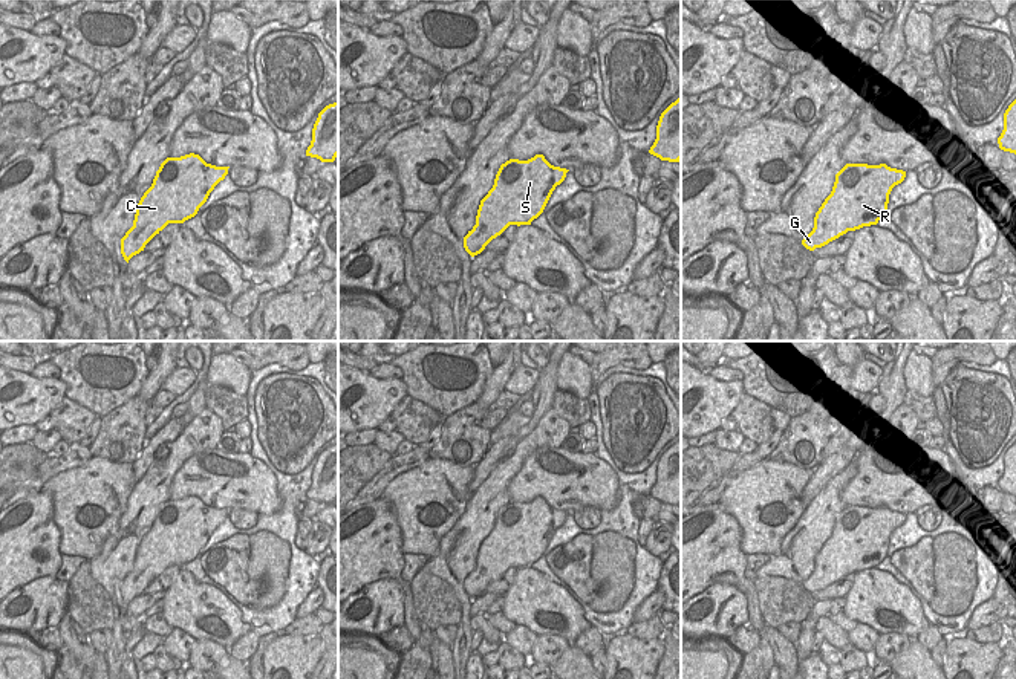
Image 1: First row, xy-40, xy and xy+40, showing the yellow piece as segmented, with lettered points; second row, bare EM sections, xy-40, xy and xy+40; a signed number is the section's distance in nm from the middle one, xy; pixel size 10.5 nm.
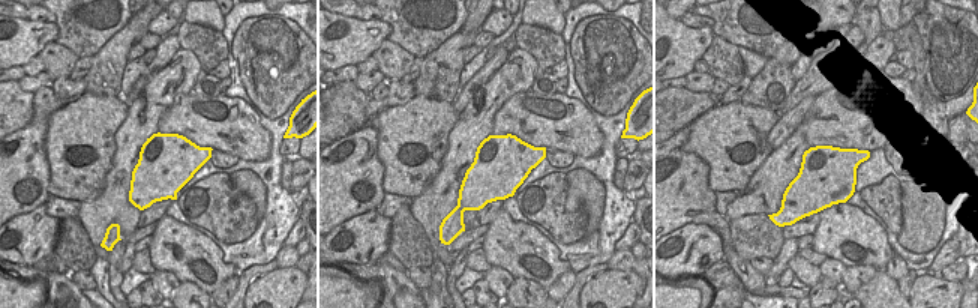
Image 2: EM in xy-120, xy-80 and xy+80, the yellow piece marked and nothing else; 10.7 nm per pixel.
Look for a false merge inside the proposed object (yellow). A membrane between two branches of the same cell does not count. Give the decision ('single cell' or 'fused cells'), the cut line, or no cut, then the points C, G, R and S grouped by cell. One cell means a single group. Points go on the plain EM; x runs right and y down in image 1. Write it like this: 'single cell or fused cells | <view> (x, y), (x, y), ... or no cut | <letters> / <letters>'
single cell | no cut | C G R S

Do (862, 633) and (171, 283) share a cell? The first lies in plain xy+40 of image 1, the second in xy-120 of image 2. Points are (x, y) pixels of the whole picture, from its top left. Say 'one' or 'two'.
one

